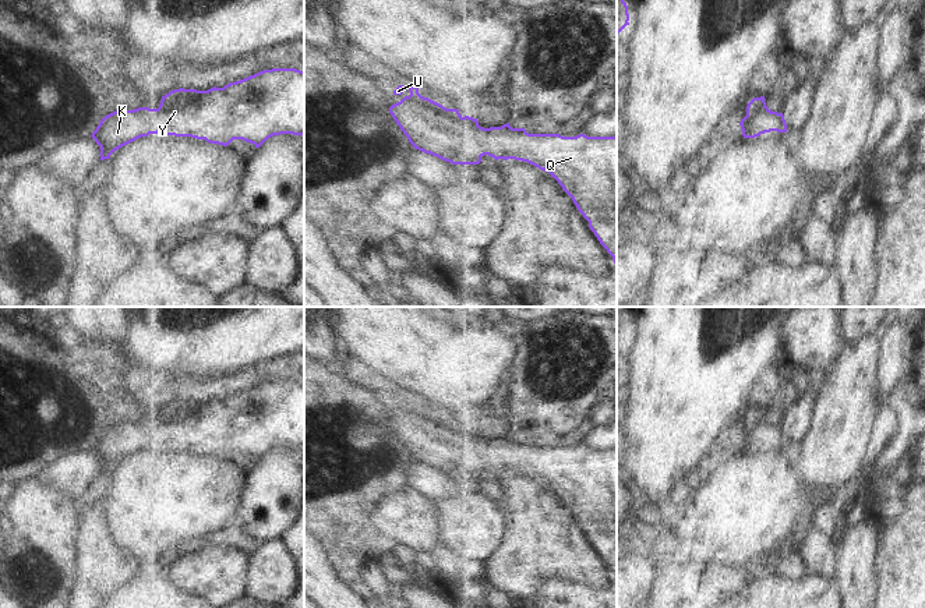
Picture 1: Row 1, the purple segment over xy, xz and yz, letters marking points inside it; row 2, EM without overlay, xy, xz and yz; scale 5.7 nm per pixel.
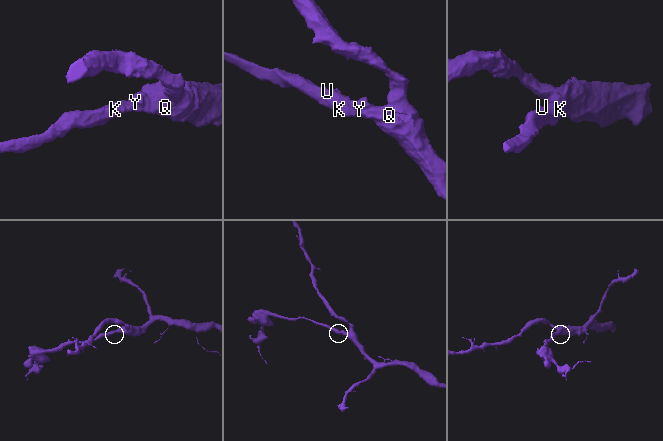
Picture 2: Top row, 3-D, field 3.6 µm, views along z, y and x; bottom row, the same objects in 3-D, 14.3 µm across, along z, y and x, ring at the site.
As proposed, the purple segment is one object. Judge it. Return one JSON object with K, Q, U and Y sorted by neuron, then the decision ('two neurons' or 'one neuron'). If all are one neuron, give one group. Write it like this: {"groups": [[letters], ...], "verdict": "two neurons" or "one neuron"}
{"groups": [["K", "Q", "U", "Y"]], "verdict": "one neuron"}

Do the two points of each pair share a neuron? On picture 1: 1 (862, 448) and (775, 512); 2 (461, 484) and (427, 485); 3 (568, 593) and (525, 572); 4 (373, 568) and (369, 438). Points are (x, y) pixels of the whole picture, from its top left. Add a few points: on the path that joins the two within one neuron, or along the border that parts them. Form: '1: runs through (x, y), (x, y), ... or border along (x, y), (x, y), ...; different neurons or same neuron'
1: border along (804, 466), (801, 509), (791, 526); different neurons
2: runs through (452, 485), (435, 485); same neuron
3: border along (579, 583), (549, 580), (540, 593); different neurons
4: border along (370, 559), (362, 569), (362, 580), (373, 593); different neurons

